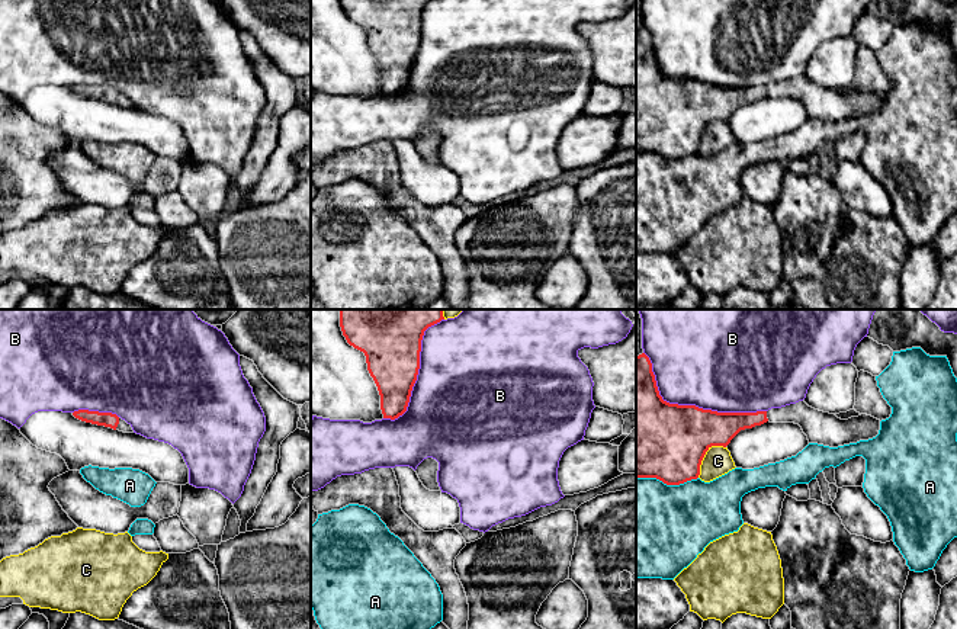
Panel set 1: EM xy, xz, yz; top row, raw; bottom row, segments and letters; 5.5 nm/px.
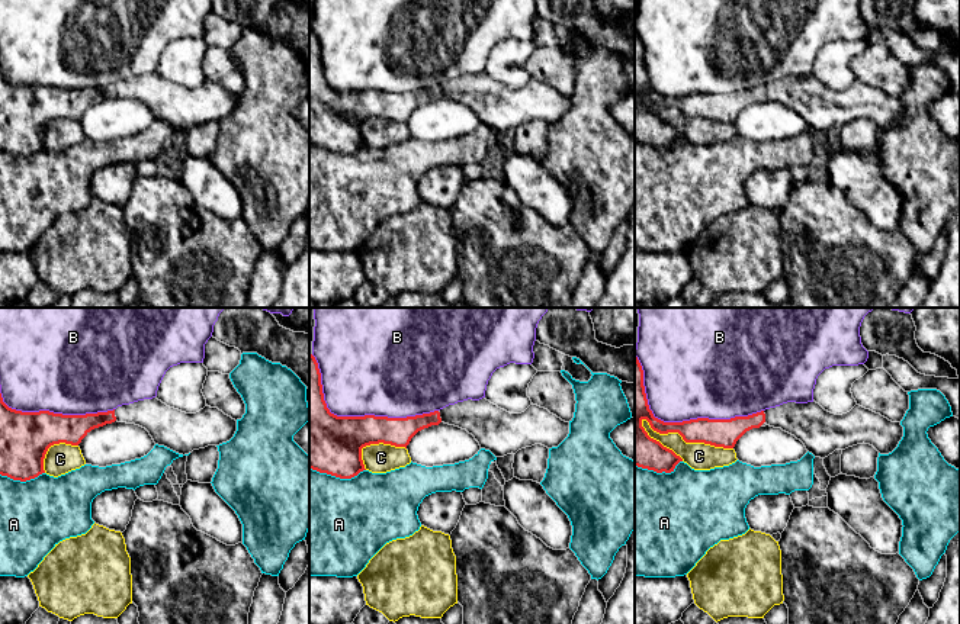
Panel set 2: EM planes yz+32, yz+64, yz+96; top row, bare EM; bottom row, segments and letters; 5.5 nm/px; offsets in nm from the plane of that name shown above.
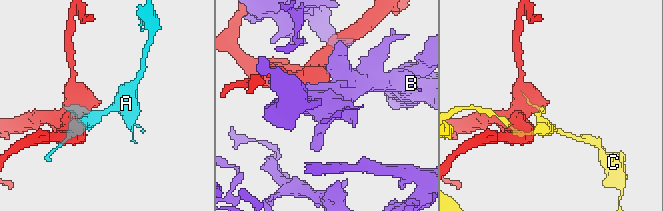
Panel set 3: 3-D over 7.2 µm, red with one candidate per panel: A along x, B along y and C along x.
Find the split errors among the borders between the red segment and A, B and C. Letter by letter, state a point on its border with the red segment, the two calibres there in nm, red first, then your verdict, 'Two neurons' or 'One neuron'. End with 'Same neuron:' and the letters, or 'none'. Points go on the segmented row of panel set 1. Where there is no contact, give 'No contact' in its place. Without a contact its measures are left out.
A: Touches red at yz (667, 484). Thickness 420 nm (red) against 500 nm. Two neurons
B: Touches red at yz (691, 406). Thickness 420 nm (red) against 500 nm. Two neurons
C: Touches red at yz (705, 453). Thickness 420 nm (red) against 160 nm. Two neurons
Same neuron: none

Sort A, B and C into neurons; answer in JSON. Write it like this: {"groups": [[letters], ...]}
{"groups": [["A"], ["B"], ["C"]]}

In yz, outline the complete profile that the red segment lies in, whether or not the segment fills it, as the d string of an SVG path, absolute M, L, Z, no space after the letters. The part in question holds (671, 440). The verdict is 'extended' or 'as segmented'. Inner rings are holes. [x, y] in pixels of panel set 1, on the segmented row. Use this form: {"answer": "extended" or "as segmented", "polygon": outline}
{"answer": "extended", "polygon": "M645 353L636 356L636 478L656 478L667 485L697 479L701 460L712 446L726 447L741 430L767 421L799 424L809 443L829 447L873 439L880 430L880 420L871 415L841 420L835 414L809 407L805 401L757 413L717 413L696 405L669 404L659 395L649 357Z"}

